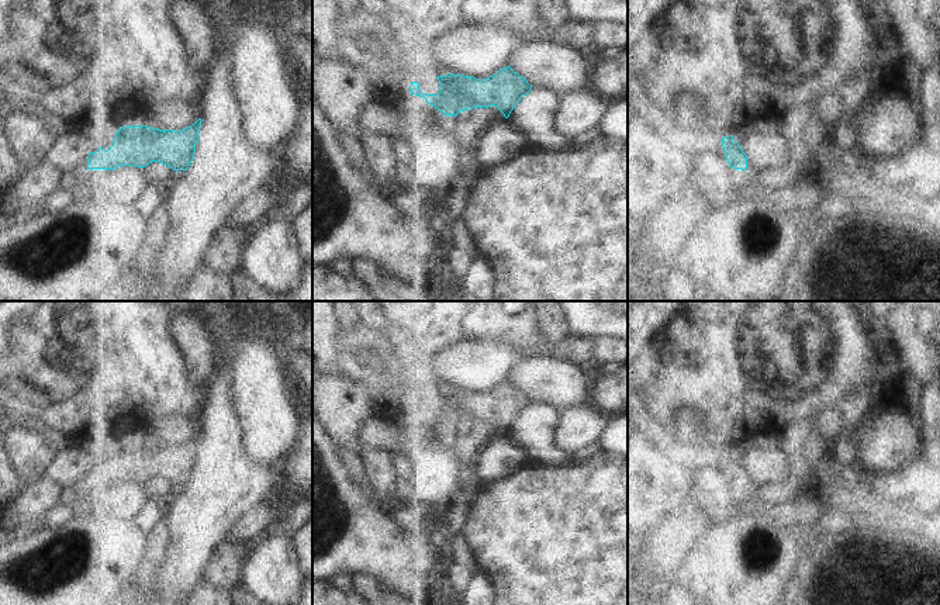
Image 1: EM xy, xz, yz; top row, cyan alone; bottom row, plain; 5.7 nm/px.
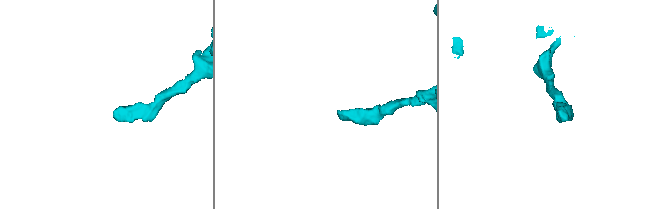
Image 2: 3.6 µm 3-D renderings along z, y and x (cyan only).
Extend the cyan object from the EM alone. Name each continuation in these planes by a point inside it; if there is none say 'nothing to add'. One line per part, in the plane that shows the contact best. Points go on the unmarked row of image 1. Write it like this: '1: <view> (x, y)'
nothing to add

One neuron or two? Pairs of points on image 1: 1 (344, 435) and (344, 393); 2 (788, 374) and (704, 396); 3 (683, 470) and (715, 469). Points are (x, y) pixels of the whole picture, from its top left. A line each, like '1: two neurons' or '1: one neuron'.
1: one neuron
2: one neuron
3: two neurons

